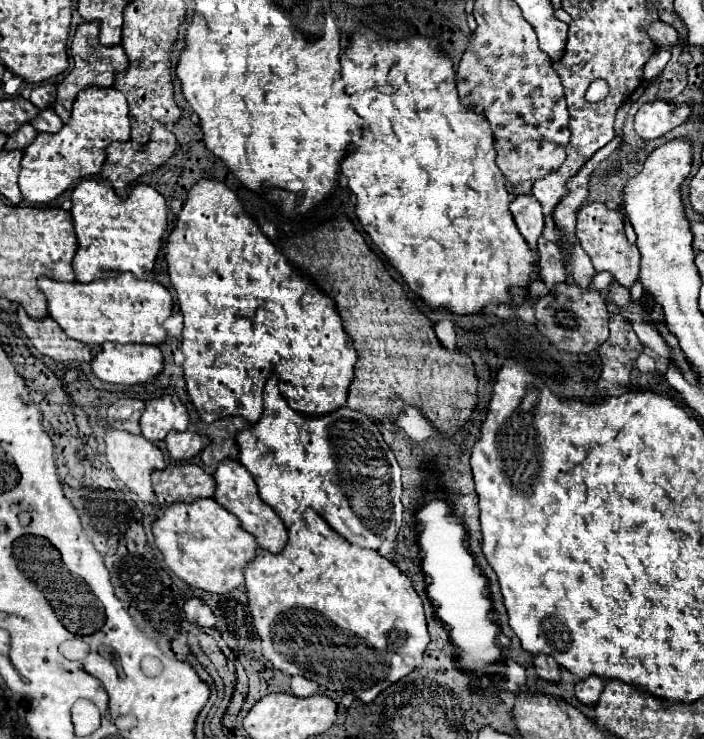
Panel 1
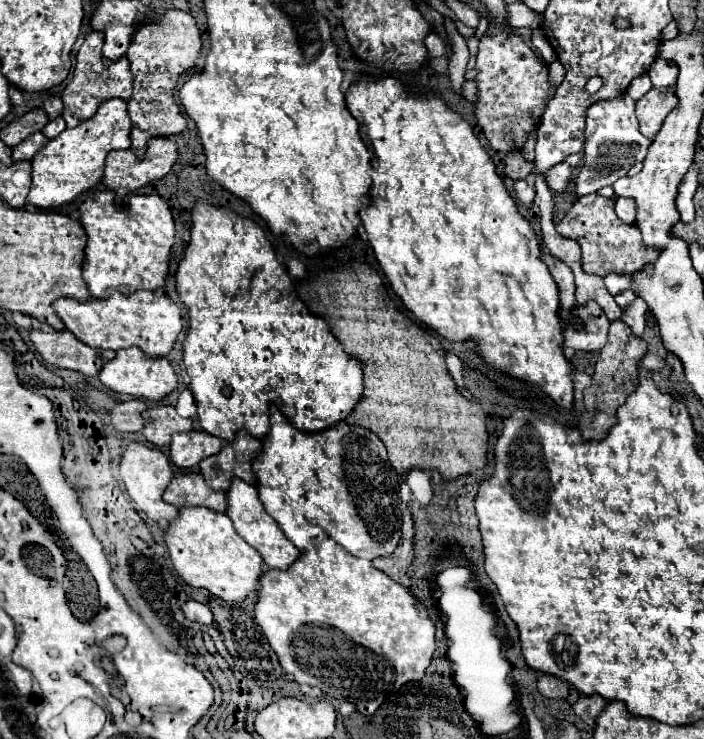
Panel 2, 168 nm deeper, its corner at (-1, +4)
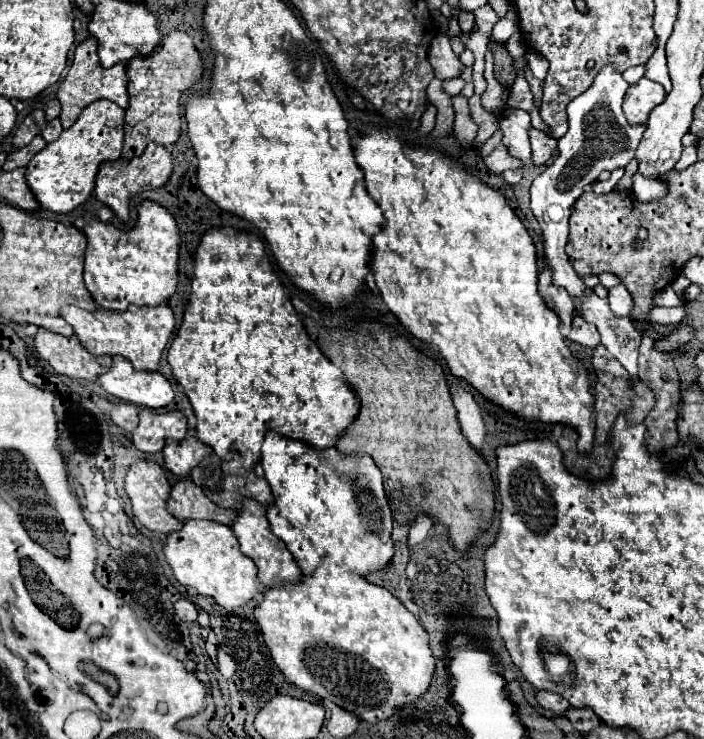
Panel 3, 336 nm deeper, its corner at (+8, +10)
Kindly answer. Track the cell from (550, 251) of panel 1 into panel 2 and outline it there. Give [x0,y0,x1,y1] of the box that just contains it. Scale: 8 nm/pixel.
[542,250,576,312]

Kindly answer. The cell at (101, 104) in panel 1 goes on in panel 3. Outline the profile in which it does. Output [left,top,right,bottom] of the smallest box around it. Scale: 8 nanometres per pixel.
[25,100,125,212]

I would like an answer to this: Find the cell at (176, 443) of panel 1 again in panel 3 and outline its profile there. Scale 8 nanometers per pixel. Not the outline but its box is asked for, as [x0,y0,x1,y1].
[163,440,211,476]

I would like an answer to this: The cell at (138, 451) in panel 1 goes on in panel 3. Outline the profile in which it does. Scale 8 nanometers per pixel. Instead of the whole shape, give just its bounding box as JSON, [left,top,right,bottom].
[123,460,183,534]

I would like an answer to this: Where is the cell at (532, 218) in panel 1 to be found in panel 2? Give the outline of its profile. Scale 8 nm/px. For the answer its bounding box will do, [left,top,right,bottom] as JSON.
[514,180,536,206]

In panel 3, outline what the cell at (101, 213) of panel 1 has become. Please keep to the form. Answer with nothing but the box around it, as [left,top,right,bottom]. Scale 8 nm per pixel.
[83,200,179,310]

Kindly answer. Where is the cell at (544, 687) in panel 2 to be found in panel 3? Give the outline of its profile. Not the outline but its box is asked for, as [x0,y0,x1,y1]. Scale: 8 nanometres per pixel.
[537,690,569,714]

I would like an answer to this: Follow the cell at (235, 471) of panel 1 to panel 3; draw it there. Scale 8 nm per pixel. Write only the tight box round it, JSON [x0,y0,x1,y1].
[231,498,301,586]

